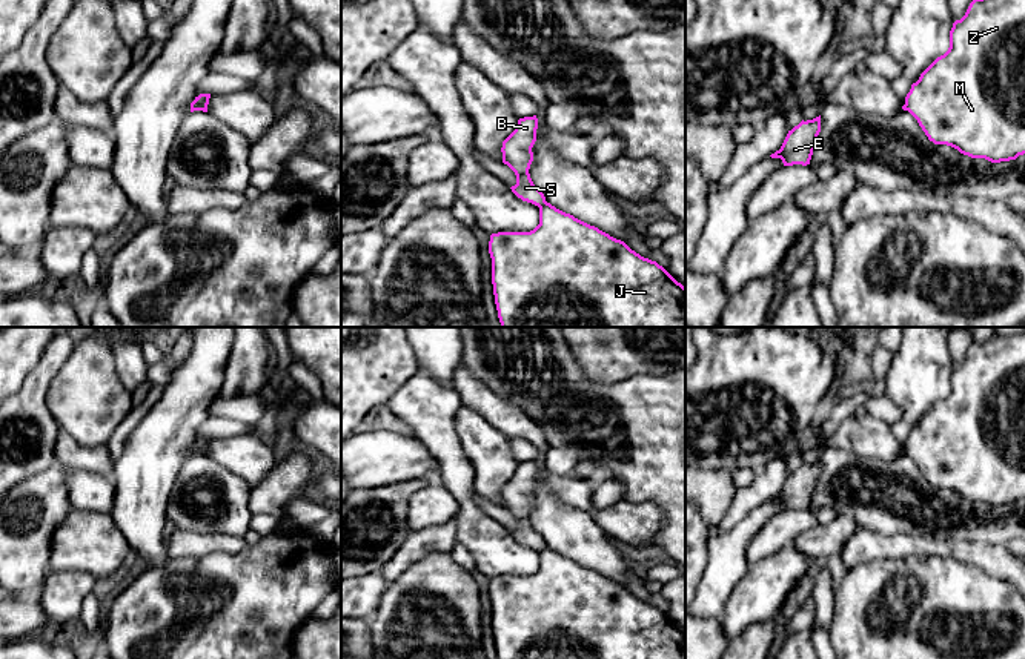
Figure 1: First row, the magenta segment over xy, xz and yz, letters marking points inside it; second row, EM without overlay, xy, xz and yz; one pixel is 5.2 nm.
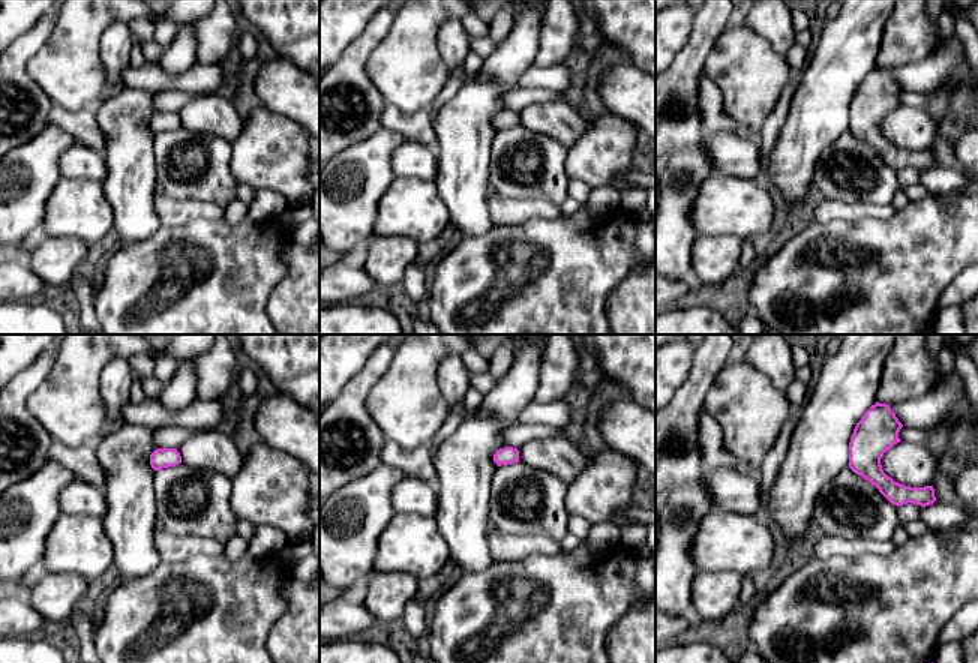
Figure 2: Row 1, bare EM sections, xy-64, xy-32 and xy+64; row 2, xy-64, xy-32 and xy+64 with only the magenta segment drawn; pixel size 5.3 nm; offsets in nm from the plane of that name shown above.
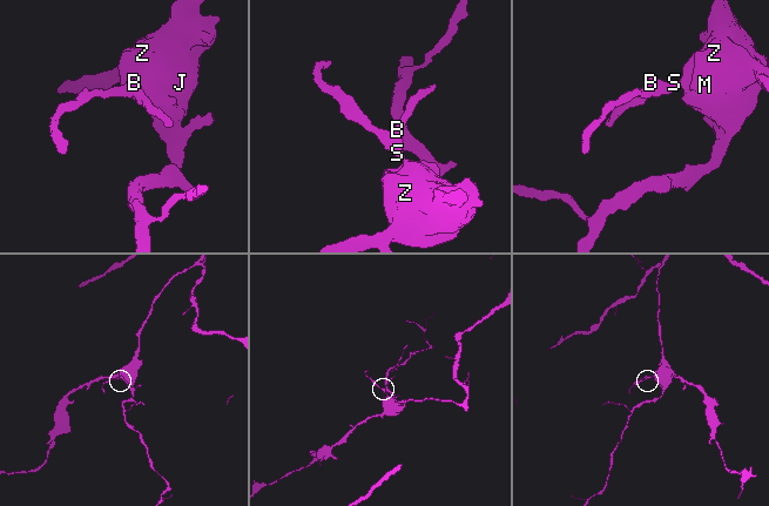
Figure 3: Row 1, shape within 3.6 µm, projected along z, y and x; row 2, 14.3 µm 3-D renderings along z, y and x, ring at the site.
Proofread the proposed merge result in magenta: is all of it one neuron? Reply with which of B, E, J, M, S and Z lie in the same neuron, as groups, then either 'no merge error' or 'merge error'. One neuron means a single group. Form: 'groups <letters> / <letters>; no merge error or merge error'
groups B E S / J M Z; merge error

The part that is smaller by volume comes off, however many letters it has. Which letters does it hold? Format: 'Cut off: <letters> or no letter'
Cut off: B, E, S

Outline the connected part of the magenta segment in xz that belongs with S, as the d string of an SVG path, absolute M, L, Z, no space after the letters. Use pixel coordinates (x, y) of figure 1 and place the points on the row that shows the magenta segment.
M524 117L518 120L515 131L503 141L503 163L516 175L516 184L512 192L522 201L538 207L546 204L544 194L533 184L529 169L533 161L532 147L536 141L538 118Z

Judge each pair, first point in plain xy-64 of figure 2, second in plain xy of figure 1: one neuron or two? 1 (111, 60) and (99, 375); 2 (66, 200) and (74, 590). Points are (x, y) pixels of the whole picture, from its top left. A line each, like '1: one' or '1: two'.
1: two
2: one

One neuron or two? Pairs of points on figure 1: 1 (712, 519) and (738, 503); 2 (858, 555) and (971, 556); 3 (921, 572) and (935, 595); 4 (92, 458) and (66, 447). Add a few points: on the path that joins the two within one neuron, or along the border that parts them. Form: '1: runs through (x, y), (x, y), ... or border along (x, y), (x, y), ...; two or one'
1: border along (736, 489), (724, 518), (715, 530); two
2: runs through (885, 547), (944, 547); one
3: runs through (921, 578), (928, 589); one
4: runs through (86, 458), (77, 458), (72, 453); one

